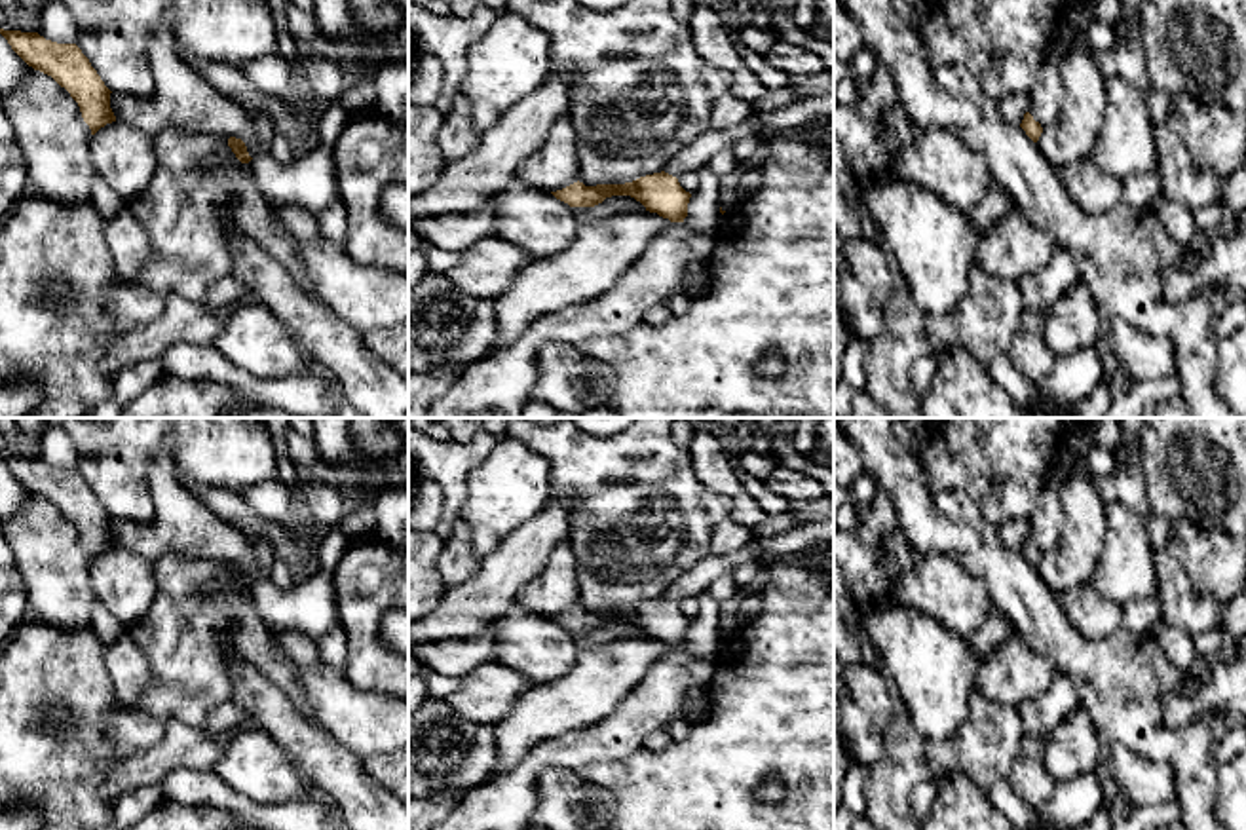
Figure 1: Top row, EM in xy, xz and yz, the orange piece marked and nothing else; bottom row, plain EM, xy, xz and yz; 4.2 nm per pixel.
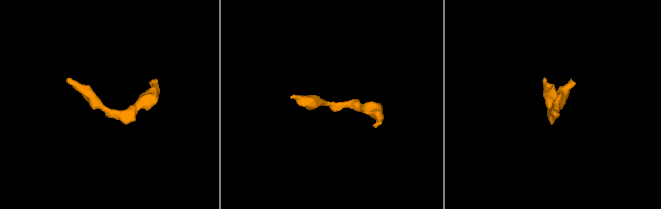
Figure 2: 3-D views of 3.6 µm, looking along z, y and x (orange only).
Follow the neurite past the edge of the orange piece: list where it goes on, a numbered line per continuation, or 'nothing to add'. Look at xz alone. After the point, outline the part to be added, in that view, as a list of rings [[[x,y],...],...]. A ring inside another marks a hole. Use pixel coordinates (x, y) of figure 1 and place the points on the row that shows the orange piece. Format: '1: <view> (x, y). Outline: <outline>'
nothing to add

